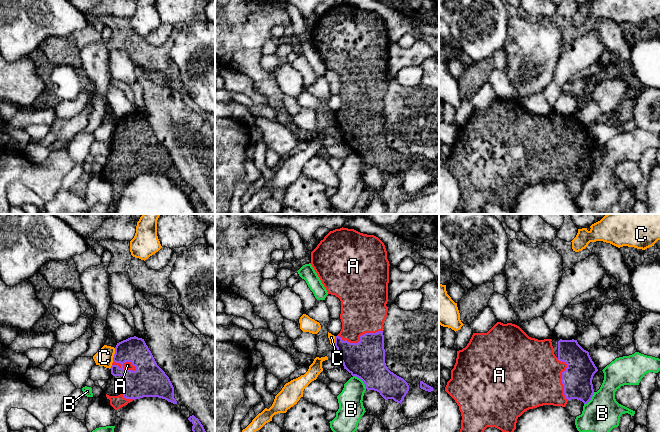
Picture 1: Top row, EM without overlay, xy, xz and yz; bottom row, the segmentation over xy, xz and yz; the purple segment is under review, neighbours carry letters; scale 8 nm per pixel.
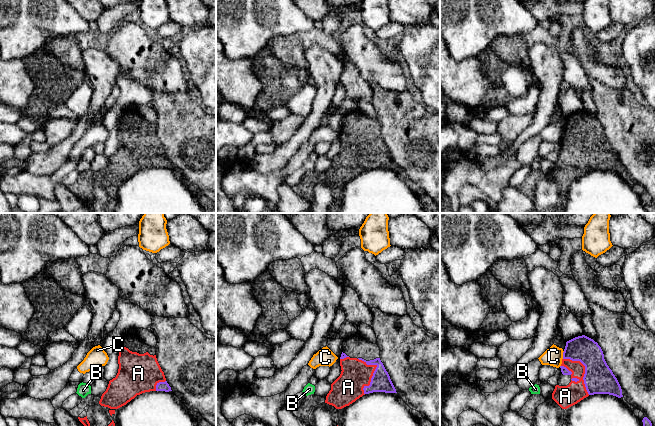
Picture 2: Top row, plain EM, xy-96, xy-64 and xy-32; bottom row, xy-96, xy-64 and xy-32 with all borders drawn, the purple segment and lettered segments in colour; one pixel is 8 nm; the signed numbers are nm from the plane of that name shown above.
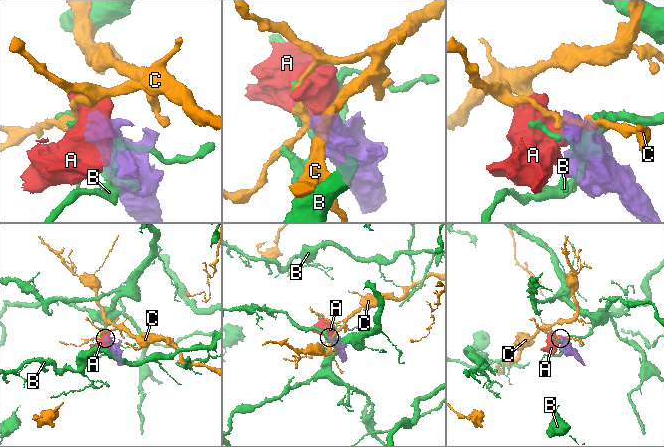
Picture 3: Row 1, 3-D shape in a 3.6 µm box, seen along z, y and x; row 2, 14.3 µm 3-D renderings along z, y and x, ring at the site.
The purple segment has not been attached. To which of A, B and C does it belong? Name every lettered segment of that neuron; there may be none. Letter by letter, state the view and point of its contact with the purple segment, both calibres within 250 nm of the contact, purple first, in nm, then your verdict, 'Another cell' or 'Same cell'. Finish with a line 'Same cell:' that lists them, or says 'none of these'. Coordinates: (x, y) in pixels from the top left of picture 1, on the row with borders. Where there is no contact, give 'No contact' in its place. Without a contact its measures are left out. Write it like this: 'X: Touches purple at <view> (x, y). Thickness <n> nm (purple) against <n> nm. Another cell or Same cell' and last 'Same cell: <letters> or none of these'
A: Touches purple at xy (123, 368). Thickness 280 nm (purple) against 60 nm. Same cell
B: Touches purple at xz (361, 379). Thickness 300 nm (purple) against 200 nm. Another cell
C: Touches purple at xy (114, 355). Thickness 200 nm (purple) against 140 nm. Another cell
Same cell: A

